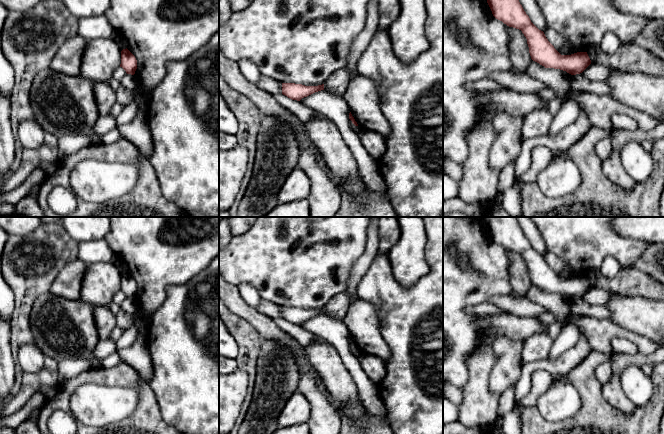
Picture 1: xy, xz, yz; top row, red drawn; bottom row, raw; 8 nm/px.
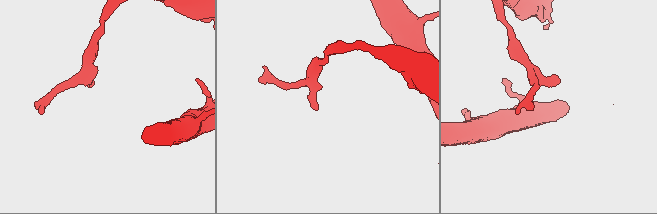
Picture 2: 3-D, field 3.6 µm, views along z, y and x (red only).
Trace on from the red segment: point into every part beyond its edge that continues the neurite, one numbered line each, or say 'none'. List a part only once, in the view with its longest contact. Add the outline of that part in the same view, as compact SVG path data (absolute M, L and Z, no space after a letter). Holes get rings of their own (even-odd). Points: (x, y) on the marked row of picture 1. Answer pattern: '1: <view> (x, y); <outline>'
none

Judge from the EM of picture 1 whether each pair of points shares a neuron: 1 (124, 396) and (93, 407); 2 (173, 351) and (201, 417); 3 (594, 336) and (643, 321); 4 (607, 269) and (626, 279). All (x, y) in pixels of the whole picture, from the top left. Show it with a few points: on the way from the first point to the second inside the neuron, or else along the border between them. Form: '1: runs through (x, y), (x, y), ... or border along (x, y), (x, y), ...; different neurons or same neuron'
1: runs through (116, 403), (109, 406), (101, 406); same neuron
2: runs through (185, 367), (201, 385), (201, 401); same neuron
3: border along (609, 320), (644, 336); different neurons
4: border along (620, 267), (611, 278), (606, 278), (599, 271); different neurons

